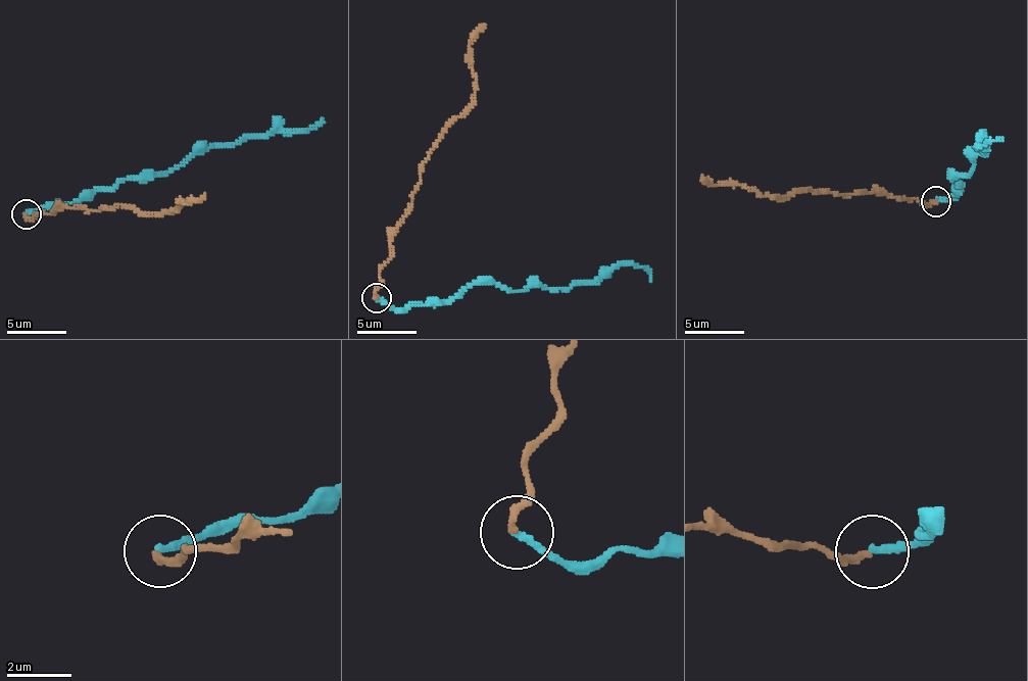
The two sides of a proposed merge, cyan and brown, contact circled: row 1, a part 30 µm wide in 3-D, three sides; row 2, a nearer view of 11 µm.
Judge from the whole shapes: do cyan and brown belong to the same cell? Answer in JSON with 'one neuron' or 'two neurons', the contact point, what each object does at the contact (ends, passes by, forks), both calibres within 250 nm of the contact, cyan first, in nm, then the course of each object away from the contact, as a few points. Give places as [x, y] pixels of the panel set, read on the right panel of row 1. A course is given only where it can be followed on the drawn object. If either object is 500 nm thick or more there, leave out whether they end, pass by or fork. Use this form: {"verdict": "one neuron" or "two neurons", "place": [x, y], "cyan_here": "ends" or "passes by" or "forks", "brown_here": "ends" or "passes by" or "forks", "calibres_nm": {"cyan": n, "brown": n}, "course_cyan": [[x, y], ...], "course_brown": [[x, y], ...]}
{"verdict": "two neurons", "place": [936, 201], "cyan_here": "ends", "brown_here": "ends", "calibres_nm": {"cyan": 220, "brown": 200}, "course_cyan": [[937, 200], [959, 196], [962, 187], [952, 178], [972, 173], [985, 156], [978, 144], [1002, 138]], "course_brown": [[936, 200], [925, 203], [808, 188], [788, 196], [763, 196], [738, 184], [716, 185], [702, 175]]}

